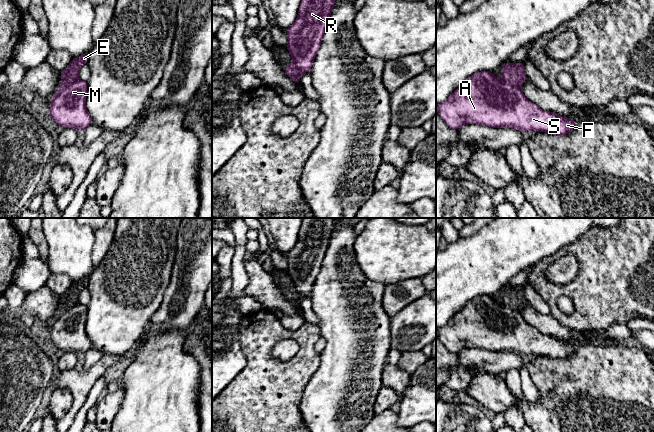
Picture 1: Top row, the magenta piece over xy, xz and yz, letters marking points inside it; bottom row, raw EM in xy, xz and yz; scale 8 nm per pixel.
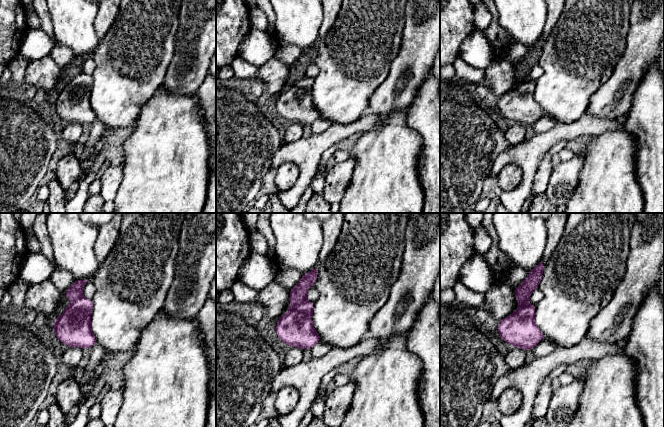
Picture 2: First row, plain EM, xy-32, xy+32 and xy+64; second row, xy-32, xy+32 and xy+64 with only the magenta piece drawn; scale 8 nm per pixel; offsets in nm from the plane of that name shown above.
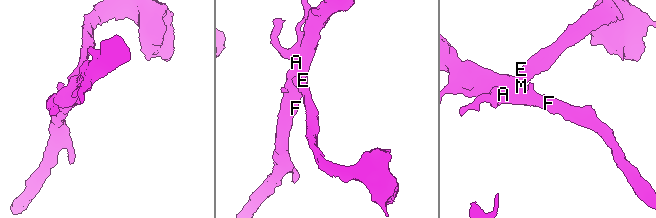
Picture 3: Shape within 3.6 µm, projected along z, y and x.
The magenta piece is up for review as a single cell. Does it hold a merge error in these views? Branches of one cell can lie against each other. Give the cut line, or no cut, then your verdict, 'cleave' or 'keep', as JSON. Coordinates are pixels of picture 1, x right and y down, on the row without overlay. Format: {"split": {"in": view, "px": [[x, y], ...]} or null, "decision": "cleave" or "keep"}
{"split": {"in": "xy", "px": [[77, 302], [61, 309]]}, "decision": "cleave"}

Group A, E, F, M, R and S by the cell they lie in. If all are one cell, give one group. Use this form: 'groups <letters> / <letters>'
groups A F M R S / E

